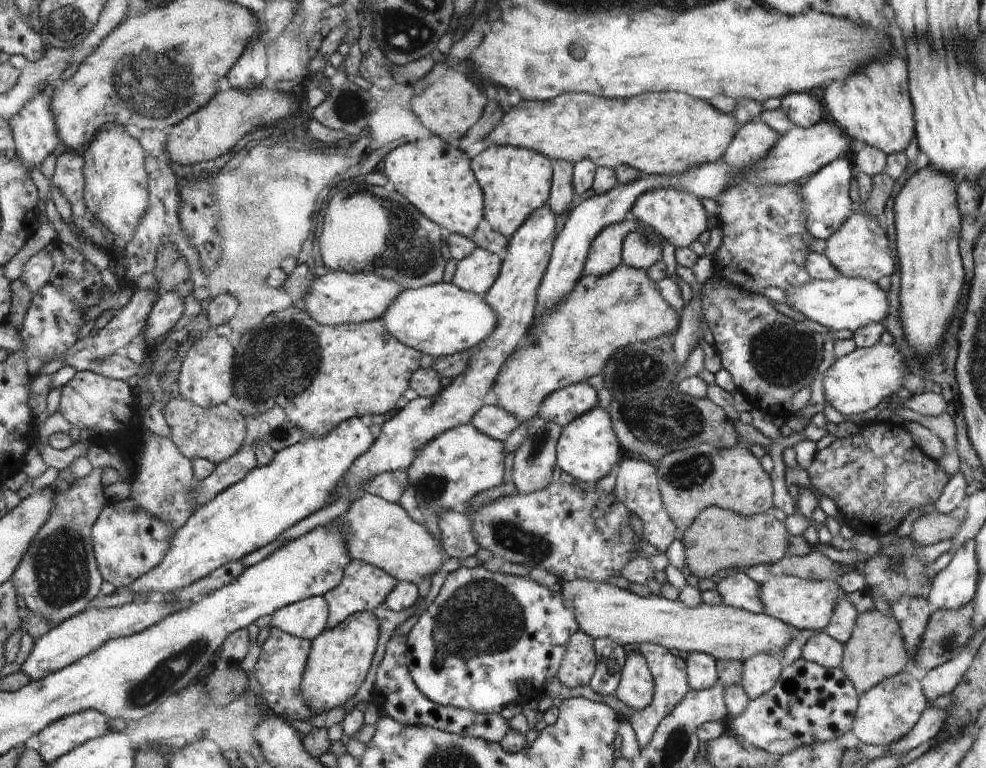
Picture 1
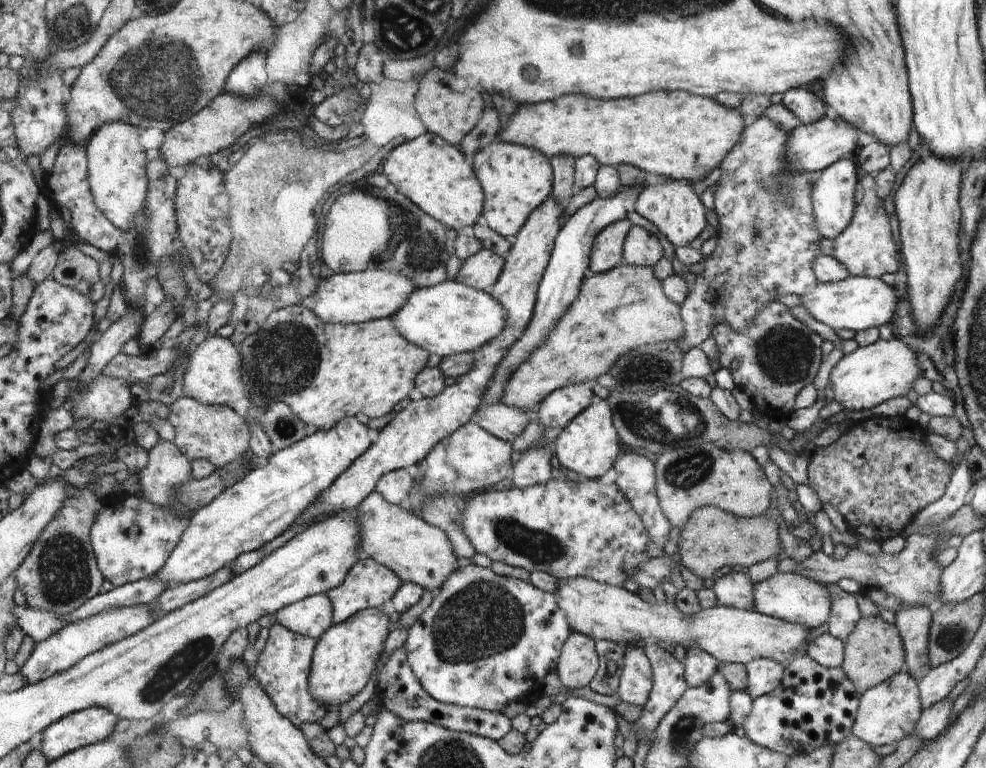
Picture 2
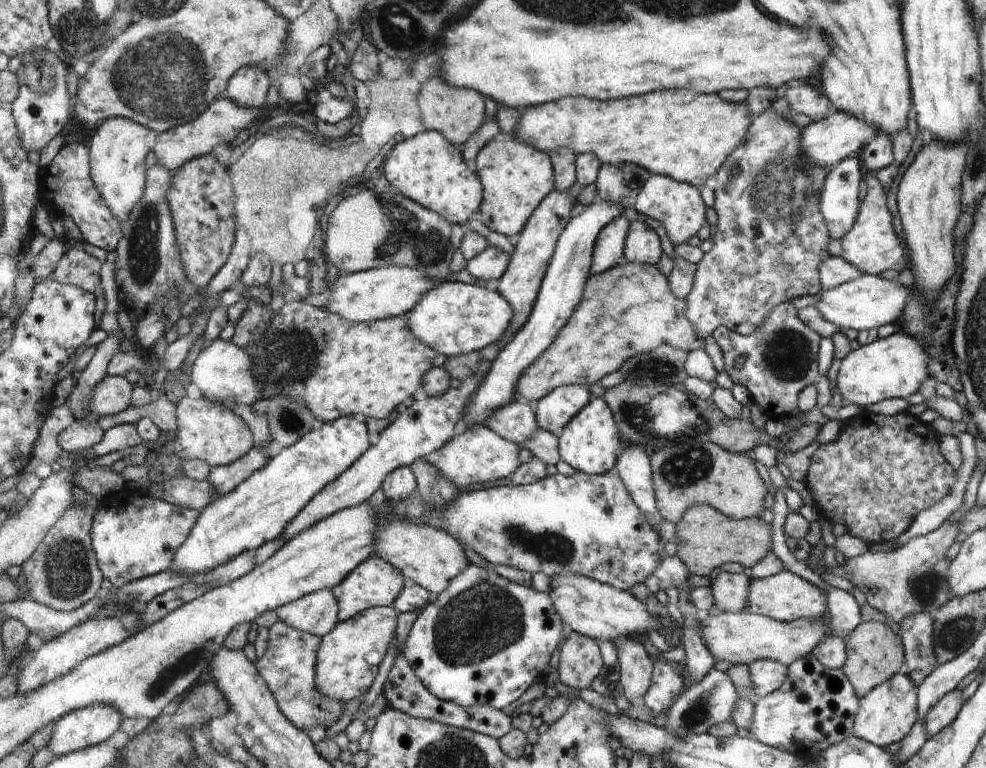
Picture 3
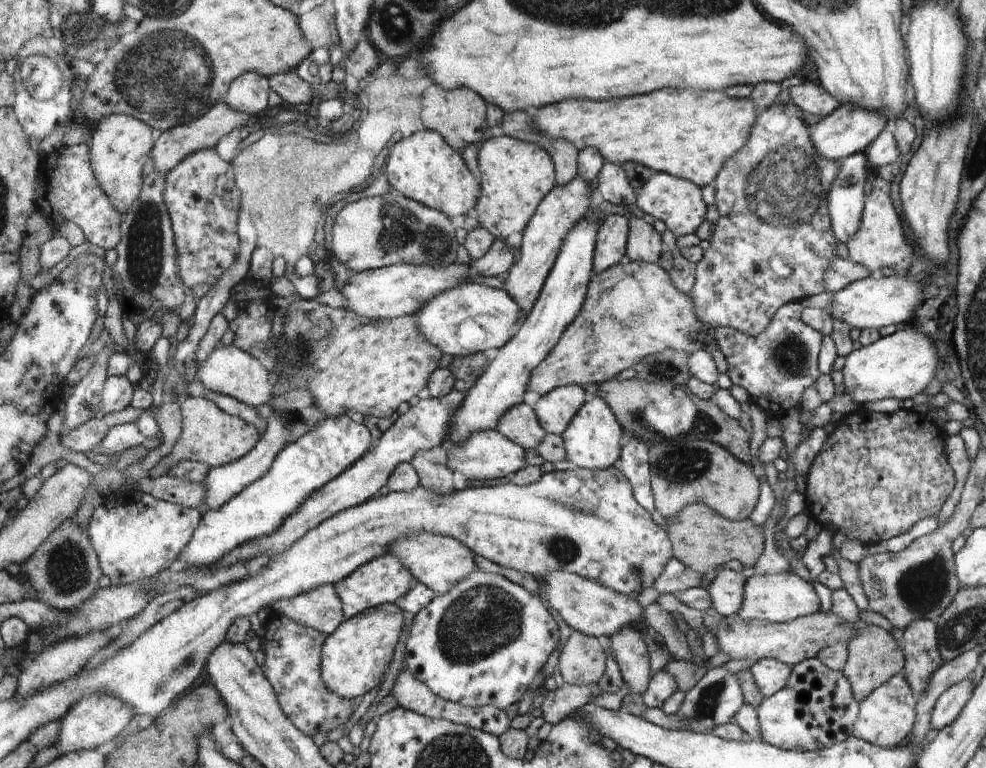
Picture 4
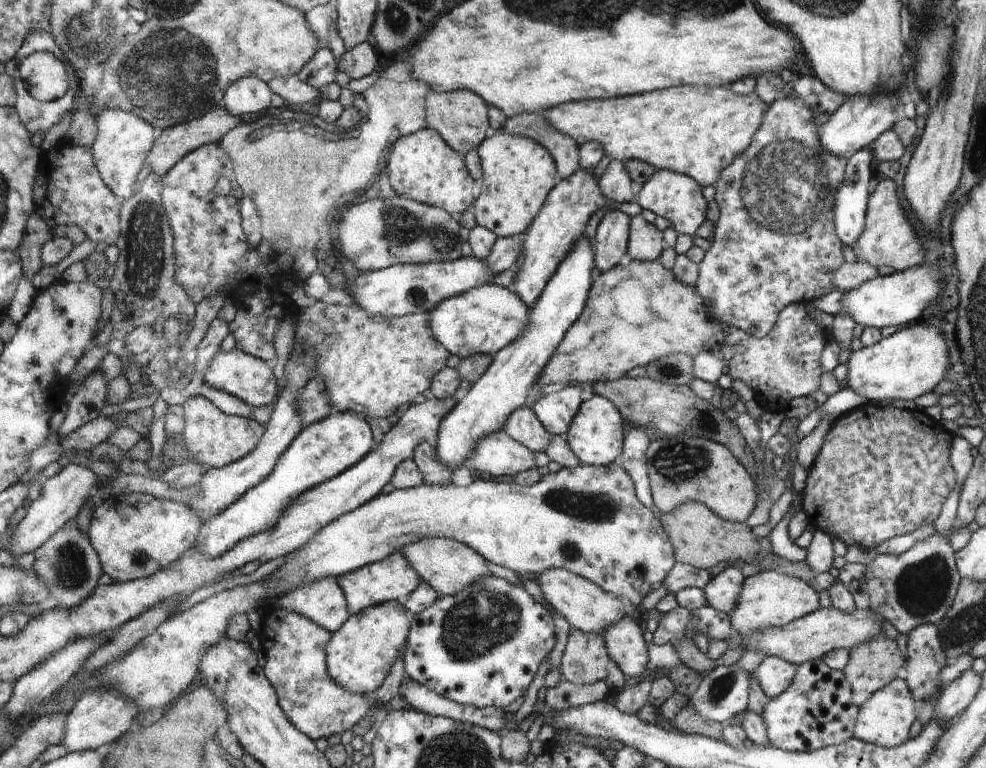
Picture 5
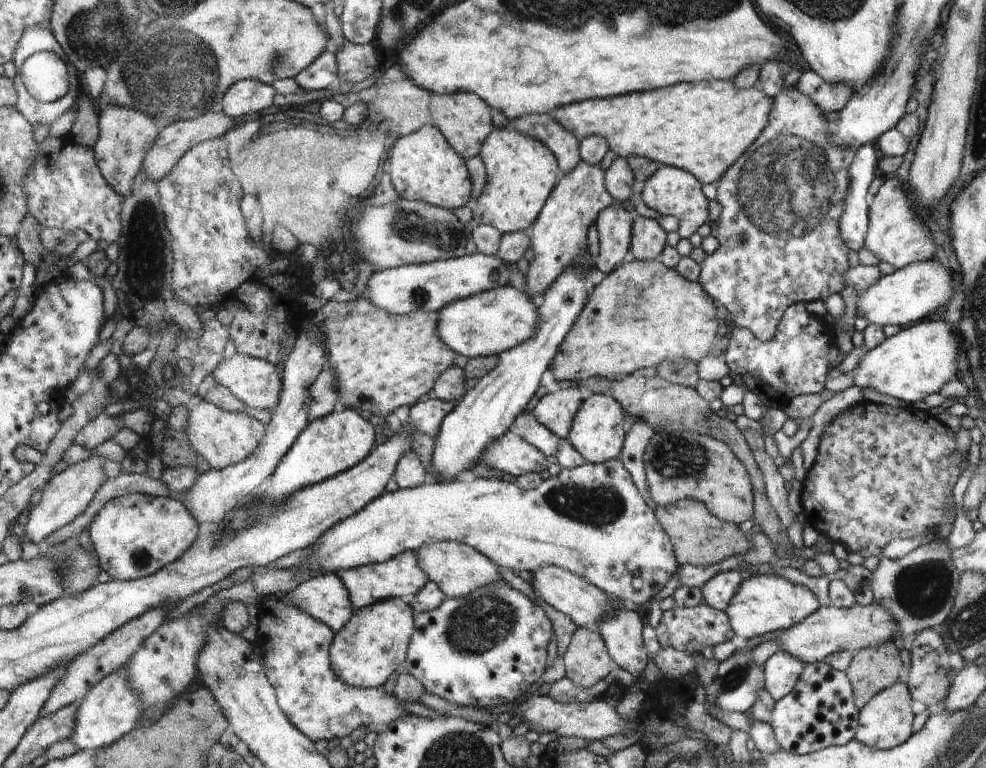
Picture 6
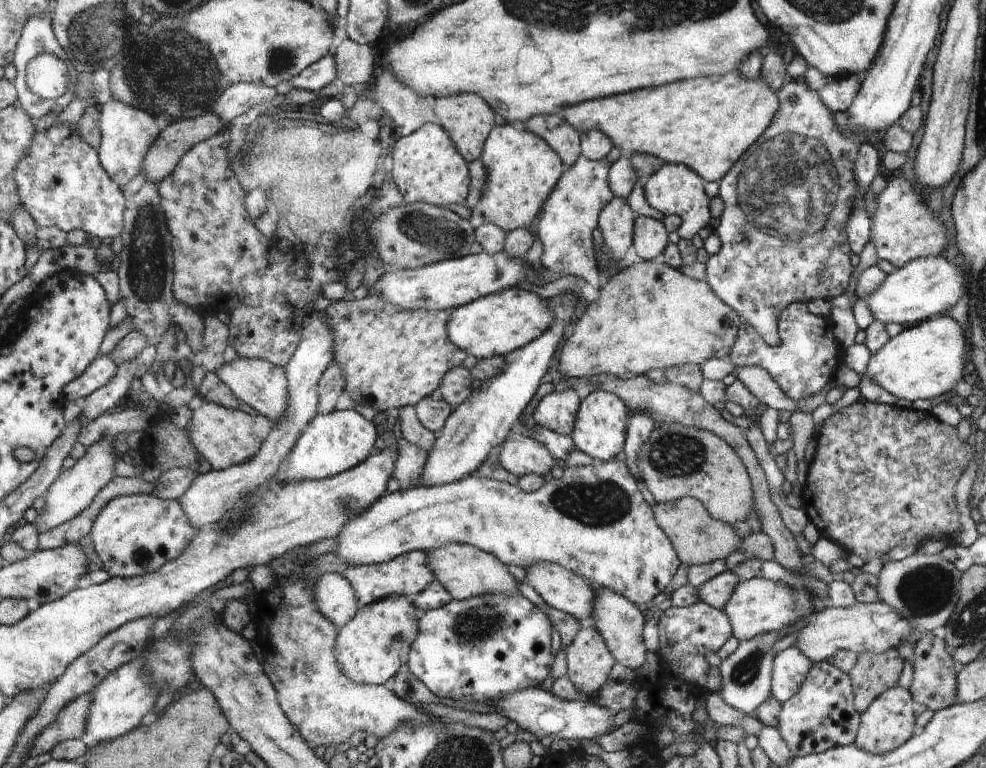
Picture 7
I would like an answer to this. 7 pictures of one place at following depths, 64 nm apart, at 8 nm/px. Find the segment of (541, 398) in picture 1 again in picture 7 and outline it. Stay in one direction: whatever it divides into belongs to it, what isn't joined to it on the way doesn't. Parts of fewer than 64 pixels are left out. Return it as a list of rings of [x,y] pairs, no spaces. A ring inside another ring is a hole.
[[[644,261],[618,270],[599,290],[598,300],[587,304],[583,315],[572,326],[573,330],[558,356],[561,376],[586,380],[594,374],[613,374],[617,377],[645,375],[652,368],[664,371],[682,365],[702,366],[713,358],[728,358],[738,341],[742,318],[722,300],[704,281],[690,278],[682,270]]]

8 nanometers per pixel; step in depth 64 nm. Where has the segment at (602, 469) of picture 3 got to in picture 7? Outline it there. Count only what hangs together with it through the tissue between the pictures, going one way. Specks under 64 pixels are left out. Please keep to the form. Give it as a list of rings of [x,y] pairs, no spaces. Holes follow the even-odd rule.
[[[594,390],[582,399],[581,410],[577,414],[576,426],[570,434],[576,448],[590,455],[597,462],[607,461],[616,456],[627,438],[626,422],[628,410],[626,402],[610,391]]]

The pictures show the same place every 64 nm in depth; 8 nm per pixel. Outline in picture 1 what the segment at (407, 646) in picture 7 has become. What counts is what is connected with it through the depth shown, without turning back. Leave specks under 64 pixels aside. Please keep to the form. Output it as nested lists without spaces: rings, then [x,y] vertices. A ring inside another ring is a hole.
[[[372,611],[355,613],[336,628],[328,628],[318,634],[312,642],[301,683],[302,698],[306,699],[313,715],[342,706],[356,694],[370,670],[370,662],[378,644],[378,634],[380,624]]]

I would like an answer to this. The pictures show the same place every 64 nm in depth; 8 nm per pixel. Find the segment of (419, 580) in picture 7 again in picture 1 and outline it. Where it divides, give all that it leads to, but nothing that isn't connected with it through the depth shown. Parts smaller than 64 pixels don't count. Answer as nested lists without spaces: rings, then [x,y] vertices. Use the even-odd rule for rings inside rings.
[[[358,560],[351,561],[349,566],[346,566],[341,585],[322,596],[328,604],[329,610],[326,629],[336,628],[336,626],[345,622],[346,618],[353,616],[355,613],[370,612],[377,607],[381,607],[386,598],[389,597],[390,590],[397,586],[397,582],[392,575],[380,570],[380,568],[370,566],[366,562],[358,562]]]

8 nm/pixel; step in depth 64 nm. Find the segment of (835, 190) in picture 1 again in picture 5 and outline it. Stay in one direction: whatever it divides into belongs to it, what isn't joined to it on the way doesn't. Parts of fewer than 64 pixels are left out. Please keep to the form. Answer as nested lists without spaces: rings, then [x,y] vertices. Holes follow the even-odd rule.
[[[870,148],[860,150],[847,160],[845,178],[838,186],[834,206],[834,226],[842,244],[854,246],[864,232],[866,210],[870,194],[868,182],[875,171],[874,156]]]

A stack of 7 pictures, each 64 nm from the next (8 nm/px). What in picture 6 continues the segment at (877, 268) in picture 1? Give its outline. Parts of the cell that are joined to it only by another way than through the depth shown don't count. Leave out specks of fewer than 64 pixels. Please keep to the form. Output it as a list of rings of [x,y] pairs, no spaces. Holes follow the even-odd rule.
[[[898,177],[883,182],[878,193],[872,198],[865,247],[879,262],[888,262],[896,269],[904,269],[913,262],[927,261],[936,252],[936,244],[928,226],[922,224],[920,218],[914,214],[912,204],[908,202]]]

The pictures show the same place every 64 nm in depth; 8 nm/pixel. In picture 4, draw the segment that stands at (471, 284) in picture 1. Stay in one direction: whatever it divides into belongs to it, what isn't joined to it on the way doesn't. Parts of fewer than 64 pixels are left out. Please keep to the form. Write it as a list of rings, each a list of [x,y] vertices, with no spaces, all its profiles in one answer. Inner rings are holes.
[[[498,239],[482,258],[472,259],[469,265],[476,274],[484,277],[496,277],[506,275],[512,264],[514,264],[512,247],[508,246],[505,240]]]

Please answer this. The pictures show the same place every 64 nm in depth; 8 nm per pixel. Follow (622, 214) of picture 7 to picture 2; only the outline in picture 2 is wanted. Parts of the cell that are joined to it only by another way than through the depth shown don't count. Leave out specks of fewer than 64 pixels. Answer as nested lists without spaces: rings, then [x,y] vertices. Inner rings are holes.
[[[622,219],[602,229],[593,245],[589,273],[605,273],[612,270],[622,260],[622,246],[629,234],[630,220]]]

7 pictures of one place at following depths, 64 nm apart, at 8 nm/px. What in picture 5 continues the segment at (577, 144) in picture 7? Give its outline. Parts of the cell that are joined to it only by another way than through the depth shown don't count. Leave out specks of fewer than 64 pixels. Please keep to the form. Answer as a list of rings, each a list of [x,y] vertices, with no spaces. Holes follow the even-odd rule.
[[[540,112],[507,117],[502,128],[506,133],[538,142],[557,162],[560,180],[572,177],[580,169],[580,147],[573,138],[552,128]]]

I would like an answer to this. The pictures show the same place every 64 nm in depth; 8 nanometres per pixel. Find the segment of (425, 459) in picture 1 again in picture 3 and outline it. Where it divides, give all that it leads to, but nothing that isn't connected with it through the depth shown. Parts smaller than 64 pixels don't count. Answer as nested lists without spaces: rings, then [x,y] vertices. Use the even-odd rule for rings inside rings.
[[[470,424],[461,426],[456,436],[430,458],[436,472],[440,476],[448,478],[450,484],[454,484],[461,492],[471,484],[484,484],[484,482],[491,484],[496,480],[511,477],[520,465],[519,450],[517,443],[501,438],[500,435],[484,425]]]

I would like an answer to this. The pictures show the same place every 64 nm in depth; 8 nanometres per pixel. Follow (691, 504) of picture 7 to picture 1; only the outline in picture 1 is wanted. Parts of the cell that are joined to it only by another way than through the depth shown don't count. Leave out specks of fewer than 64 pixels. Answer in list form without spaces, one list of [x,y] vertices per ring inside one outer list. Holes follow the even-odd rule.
[[[709,506],[698,515],[694,524],[684,531],[681,539],[686,550],[686,566],[690,572],[698,578],[719,578],[726,568],[750,568],[761,564],[774,564],[781,561],[789,554],[790,536],[786,534],[786,528],[782,522],[768,514],[756,514],[755,516],[744,516],[734,514],[732,510],[724,509],[719,506]]]

